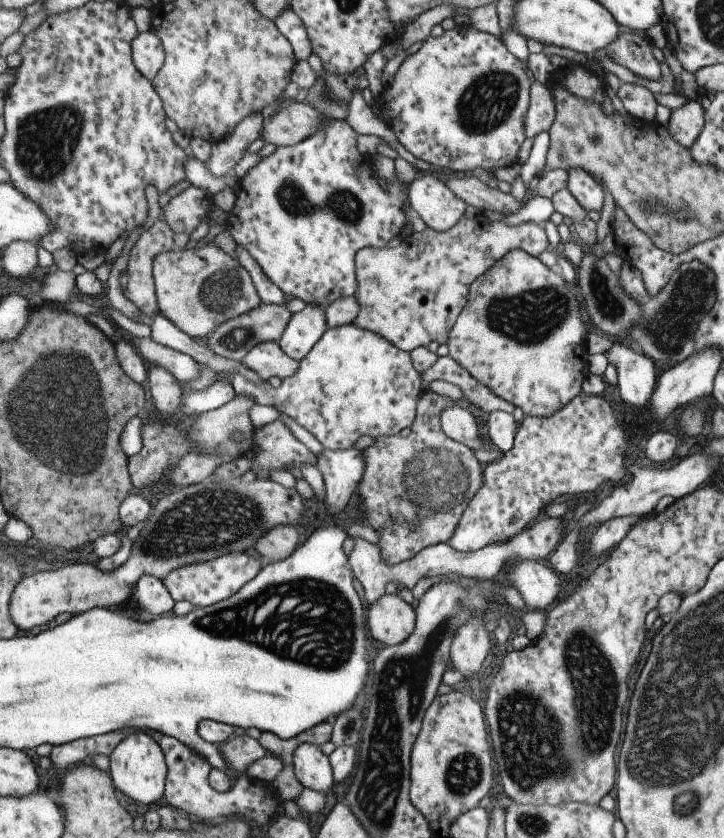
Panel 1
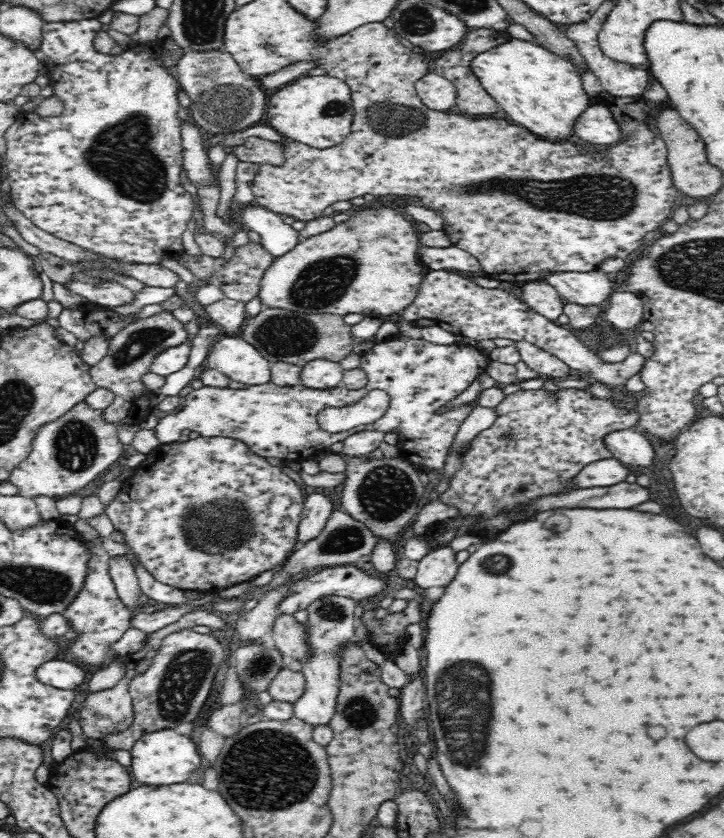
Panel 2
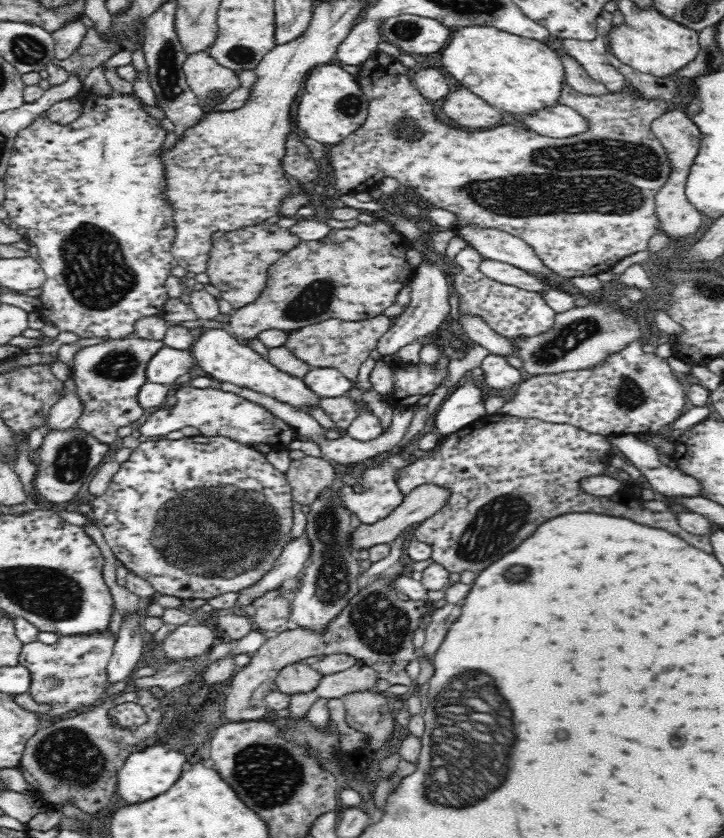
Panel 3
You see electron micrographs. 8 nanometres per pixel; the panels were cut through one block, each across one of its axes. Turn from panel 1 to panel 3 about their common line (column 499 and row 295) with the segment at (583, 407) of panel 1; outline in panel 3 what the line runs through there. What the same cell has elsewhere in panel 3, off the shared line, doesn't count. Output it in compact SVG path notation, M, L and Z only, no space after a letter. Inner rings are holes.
M470 246L462 249L456 256L460 272L454 279L454 286L455 293L458 294L460 315L478 315L489 328L510 340L540 336L554 328L555 312L546 304L543 295L488 278L479 269L482 259Z

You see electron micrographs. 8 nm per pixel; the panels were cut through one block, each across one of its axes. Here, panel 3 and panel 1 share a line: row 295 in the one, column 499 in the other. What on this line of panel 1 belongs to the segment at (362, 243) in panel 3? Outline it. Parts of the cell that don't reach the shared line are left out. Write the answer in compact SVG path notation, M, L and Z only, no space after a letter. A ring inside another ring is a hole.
M512 250L470 285L466 306L447 340L448 354L496 396L521 408L525 416L552 416L583 392L588 326L580 308L578 296L558 269L542 264L524 250Z

